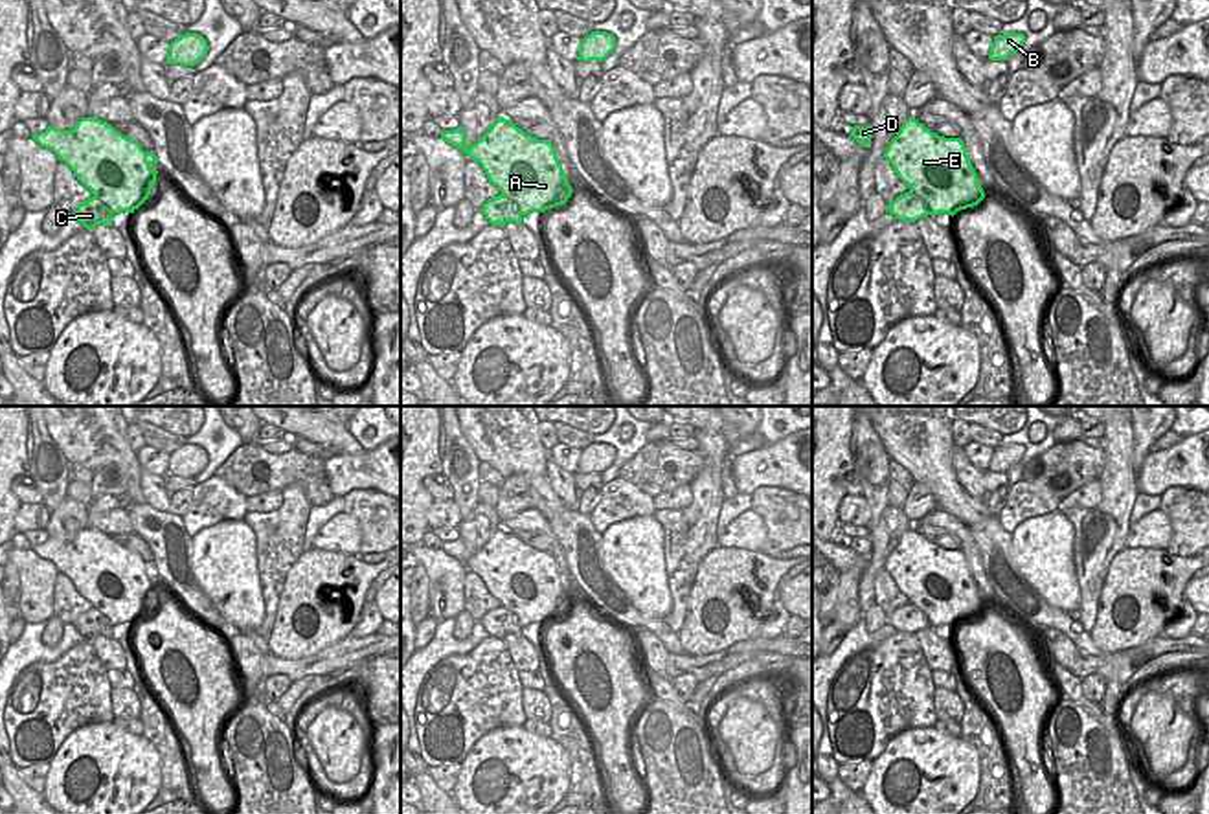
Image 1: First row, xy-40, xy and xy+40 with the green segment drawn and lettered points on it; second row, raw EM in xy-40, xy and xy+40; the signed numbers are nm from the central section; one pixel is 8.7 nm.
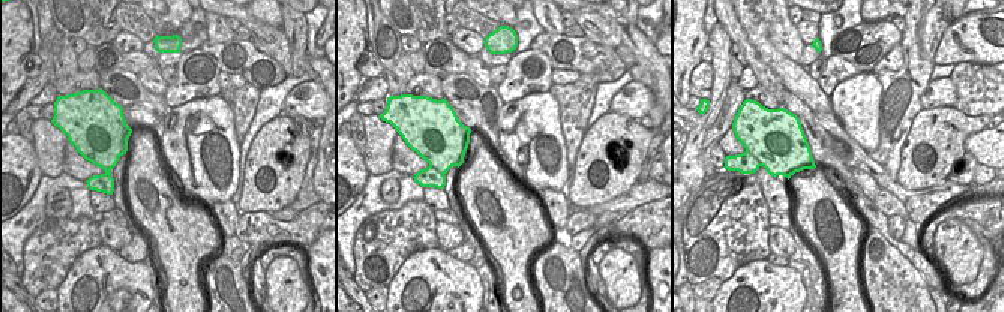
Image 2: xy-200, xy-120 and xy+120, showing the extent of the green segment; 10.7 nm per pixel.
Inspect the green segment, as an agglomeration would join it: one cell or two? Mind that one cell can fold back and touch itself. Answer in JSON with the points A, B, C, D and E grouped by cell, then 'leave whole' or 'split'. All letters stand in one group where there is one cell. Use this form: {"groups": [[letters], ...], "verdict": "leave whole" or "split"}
{"groups": [["A", "B", "C", "D", "E"]], "verdict": "leave whole"}

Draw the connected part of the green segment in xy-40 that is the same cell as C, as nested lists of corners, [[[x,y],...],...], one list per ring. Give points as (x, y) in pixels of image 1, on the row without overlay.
[[[81,529],[72,542],[48,538],[31,548],[64,573],[92,603],[73,627],[86,639],[112,638],[114,627],[134,625],[151,606],[158,582],[153,564],[97,529]]]

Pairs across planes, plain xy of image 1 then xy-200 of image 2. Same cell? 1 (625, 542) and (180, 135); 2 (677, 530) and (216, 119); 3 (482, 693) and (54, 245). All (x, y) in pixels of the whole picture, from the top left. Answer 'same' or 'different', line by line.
1: same
2: different
3: same

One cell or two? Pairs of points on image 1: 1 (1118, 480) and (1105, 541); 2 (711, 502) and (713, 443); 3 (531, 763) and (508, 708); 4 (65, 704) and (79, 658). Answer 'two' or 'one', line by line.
1: one
2: one
3: two
4: one

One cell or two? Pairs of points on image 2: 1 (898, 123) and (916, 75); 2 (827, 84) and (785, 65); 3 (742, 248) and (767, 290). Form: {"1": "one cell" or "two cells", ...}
{"1": "one cell", "2": "two cells", "3": "two cells"}

